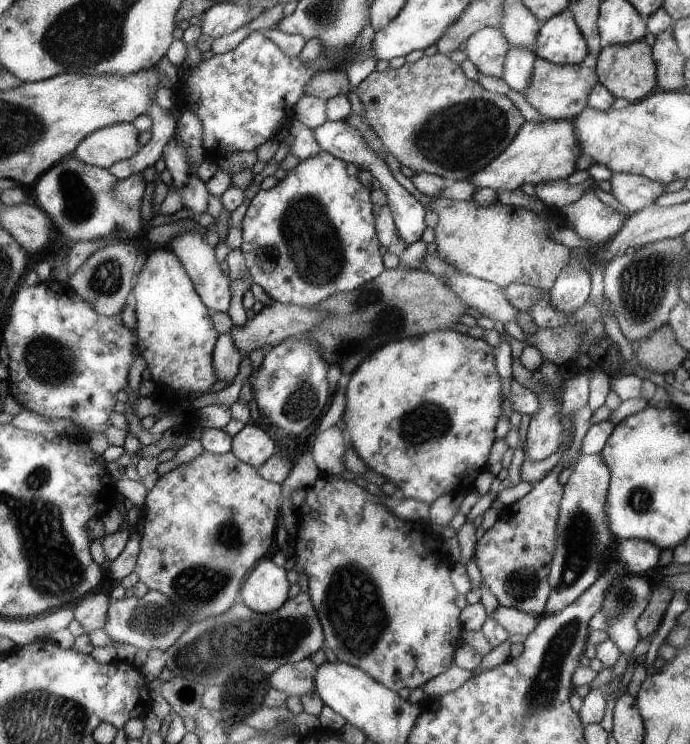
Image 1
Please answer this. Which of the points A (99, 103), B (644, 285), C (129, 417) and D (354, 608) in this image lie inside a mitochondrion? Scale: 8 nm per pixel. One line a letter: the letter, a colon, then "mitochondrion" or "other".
A: other
B: mitochondrion
C: other
D: mitochondrion

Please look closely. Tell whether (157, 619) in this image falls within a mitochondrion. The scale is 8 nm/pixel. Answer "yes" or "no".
yes

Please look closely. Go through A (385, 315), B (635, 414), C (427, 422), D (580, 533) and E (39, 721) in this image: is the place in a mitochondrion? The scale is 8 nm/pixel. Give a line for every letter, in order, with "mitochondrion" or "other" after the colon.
A: mitochondrion
B: other
C: mitochondrion
D: mitochondrion
E: mitochondrion

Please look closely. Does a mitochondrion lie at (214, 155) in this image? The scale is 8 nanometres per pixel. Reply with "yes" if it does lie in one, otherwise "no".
no

